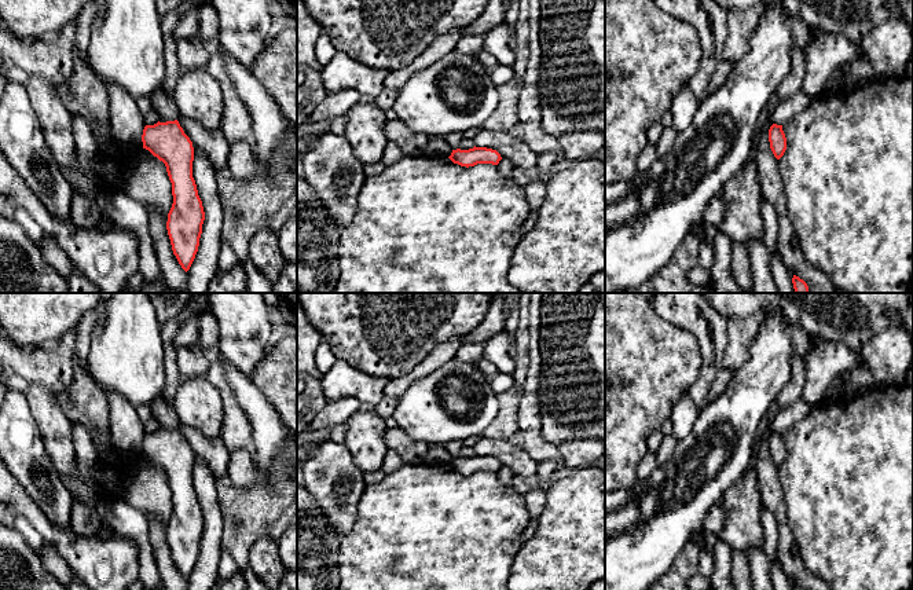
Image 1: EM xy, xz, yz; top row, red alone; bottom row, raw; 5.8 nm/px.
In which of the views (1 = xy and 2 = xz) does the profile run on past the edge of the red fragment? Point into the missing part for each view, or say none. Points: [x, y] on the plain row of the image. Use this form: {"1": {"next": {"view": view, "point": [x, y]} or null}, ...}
{"1": {"next": null}, "2": {"next": null}}

